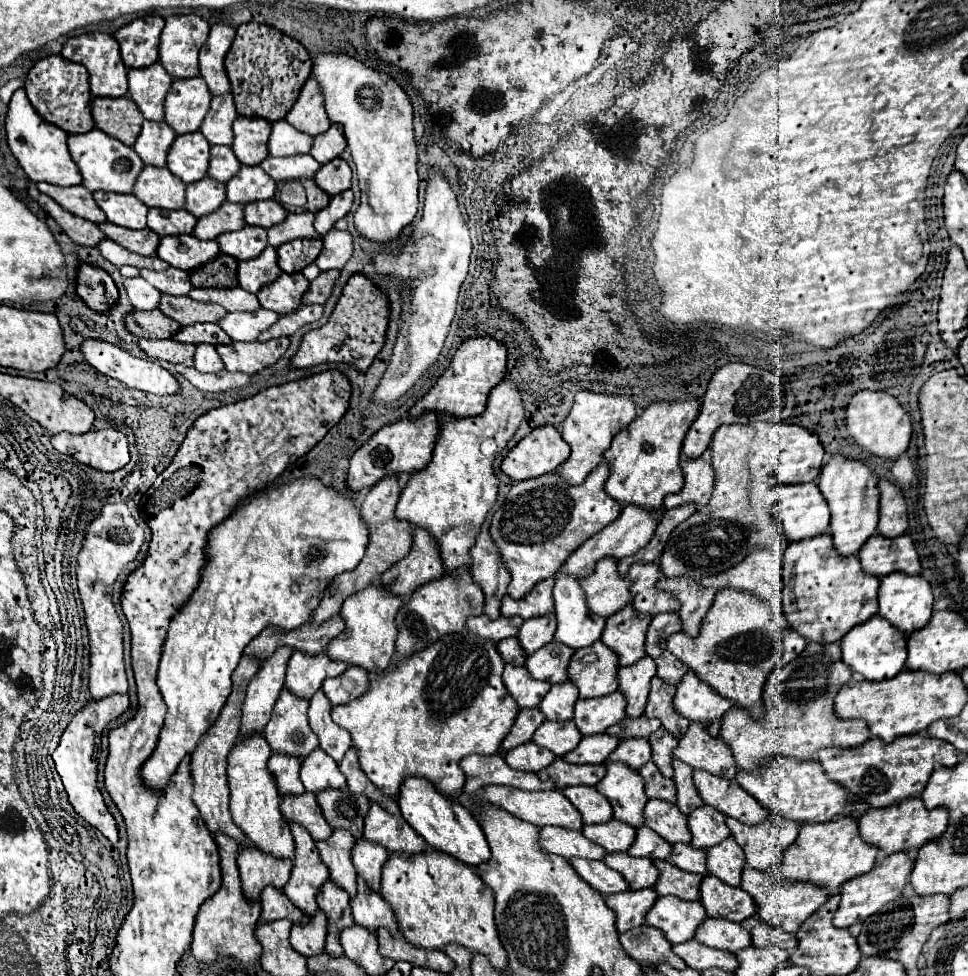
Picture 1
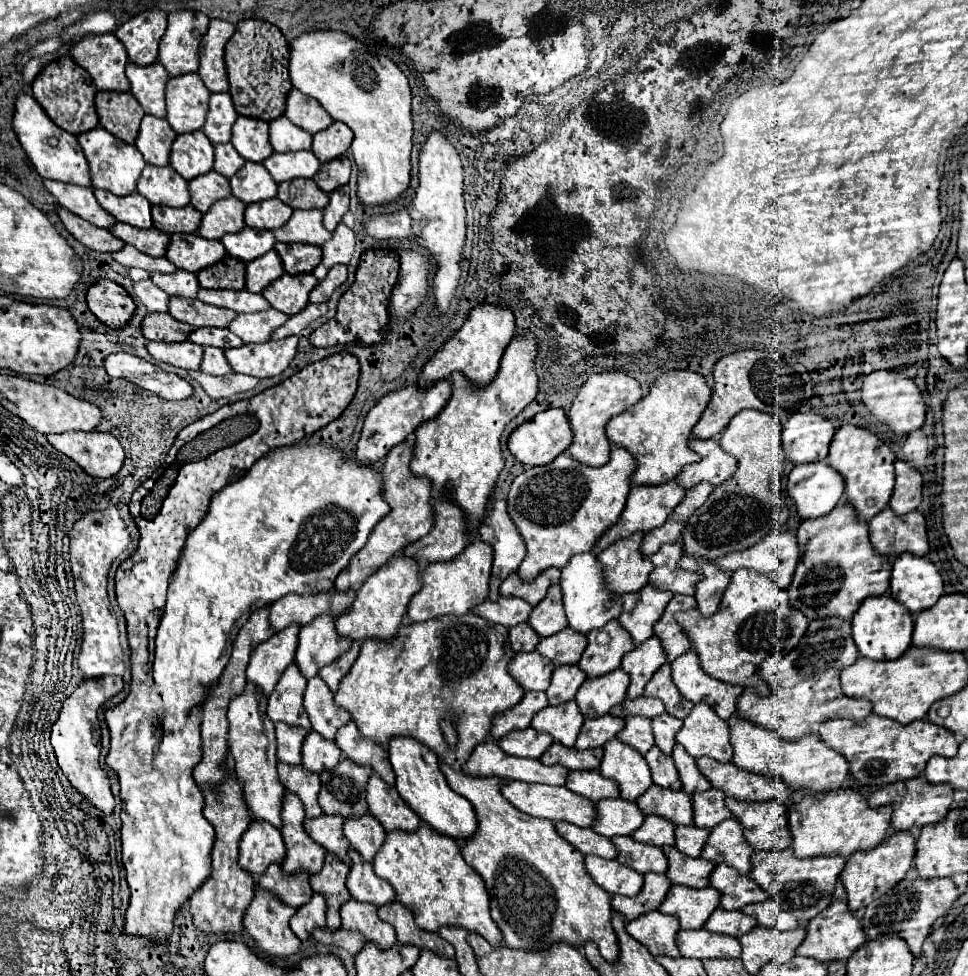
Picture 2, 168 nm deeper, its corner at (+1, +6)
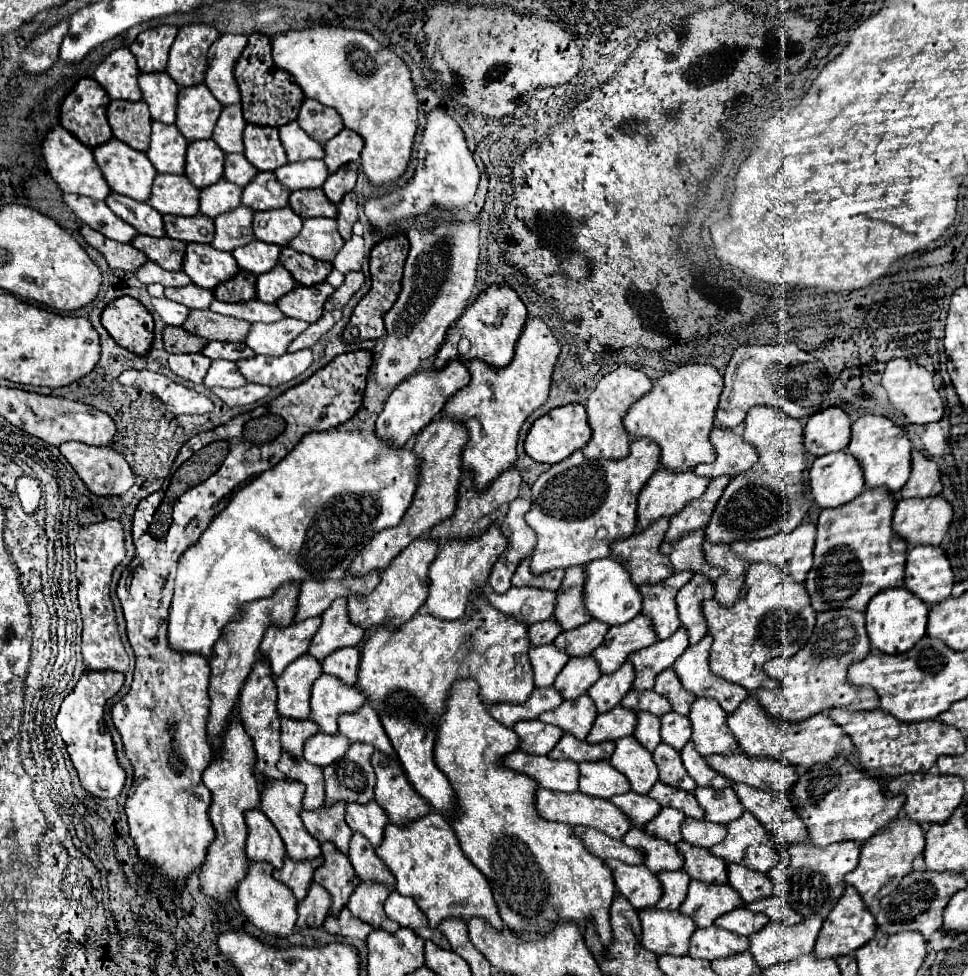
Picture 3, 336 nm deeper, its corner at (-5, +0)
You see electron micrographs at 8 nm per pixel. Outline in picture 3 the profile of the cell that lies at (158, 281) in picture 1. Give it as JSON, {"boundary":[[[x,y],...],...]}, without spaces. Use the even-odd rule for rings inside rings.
{"boundary":[[[189,284],[183,288],[165,288],[165,296],[191,310],[207,310],[209,304],[213,302],[213,296],[209,296],[209,290],[199,288],[195,284]]]}

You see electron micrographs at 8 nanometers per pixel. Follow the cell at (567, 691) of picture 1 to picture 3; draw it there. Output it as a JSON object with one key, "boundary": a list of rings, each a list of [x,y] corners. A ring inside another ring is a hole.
{"boundary":[[[593,656],[569,658],[565,668],[559,672],[555,680],[555,688],[561,692],[565,700],[575,700],[585,694],[601,676],[599,664]]]}

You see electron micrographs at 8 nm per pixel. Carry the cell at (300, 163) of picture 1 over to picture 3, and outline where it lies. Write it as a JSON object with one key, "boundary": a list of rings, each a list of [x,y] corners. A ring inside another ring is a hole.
{"boundary":[[[305,160],[305,162],[289,162],[277,168],[275,176],[289,190],[303,190],[303,188],[321,188],[329,176],[329,170],[323,160]]]}

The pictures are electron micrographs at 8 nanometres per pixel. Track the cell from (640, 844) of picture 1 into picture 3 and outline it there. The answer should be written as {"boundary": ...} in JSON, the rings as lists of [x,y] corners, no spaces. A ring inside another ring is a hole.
{"boundary":[[[663,806],[661,812],[649,820],[643,830],[647,830],[649,834],[653,836],[659,836],[671,844],[677,844],[681,840],[681,822],[683,822],[683,812],[675,810],[675,808],[669,808],[669,806]]]}

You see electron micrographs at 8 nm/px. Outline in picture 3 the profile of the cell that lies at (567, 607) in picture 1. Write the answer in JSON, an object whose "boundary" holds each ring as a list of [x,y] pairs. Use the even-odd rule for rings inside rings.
{"boundary":[[[603,558],[591,562],[589,566],[585,566],[585,570],[585,606],[595,620],[603,620],[609,626],[617,626],[629,622],[641,612],[641,594],[631,582],[629,570],[623,566],[623,562],[617,562],[615,558]]]}

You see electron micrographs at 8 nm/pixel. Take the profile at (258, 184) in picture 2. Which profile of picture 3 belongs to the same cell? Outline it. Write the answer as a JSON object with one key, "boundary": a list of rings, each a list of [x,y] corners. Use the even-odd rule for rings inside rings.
{"boundary":[[[259,172],[255,176],[255,180],[251,184],[245,186],[243,190],[243,198],[241,202],[247,206],[247,208],[253,208],[253,210],[275,210],[275,208],[285,208],[289,204],[289,194],[291,190],[289,188],[281,188],[281,190],[273,190],[271,184],[277,182],[275,174],[273,172]]]}

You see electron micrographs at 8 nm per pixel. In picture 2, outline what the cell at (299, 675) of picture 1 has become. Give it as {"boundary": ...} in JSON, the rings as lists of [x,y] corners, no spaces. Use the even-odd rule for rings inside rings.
{"boundary":[[[317,618],[317,622],[301,628],[295,664],[305,678],[317,676],[323,666],[333,664],[351,648],[351,640],[335,632],[333,618]]]}

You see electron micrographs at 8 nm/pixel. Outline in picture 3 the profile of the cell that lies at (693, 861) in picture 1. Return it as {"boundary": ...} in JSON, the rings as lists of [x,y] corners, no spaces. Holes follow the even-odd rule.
{"boundary":[[[685,818],[683,824],[681,824],[681,834],[687,842],[691,842],[695,846],[711,848],[725,838],[727,826],[725,824],[713,824],[713,822],[707,822],[707,820]]]}

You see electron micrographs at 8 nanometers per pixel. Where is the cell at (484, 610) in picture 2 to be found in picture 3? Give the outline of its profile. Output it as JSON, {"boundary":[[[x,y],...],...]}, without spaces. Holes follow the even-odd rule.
{"boundary":[[[511,586],[503,594],[489,592],[487,598],[497,610],[515,616],[521,622],[535,624],[541,620],[549,620],[553,616],[557,592],[531,588],[531,586],[521,586],[521,588]]]}

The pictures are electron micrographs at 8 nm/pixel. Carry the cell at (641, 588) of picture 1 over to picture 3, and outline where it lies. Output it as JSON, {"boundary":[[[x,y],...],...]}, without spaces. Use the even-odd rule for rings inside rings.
{"boundary":[[[705,528],[691,530],[675,542],[665,542],[661,546],[661,552],[669,556],[677,572],[693,570],[693,572],[703,572],[709,580],[717,580],[723,574],[723,568],[713,568],[707,562],[703,554],[703,540],[705,540]]]}

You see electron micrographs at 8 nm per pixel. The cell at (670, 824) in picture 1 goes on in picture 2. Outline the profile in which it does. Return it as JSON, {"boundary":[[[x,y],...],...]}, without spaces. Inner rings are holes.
{"boundary":[[[653,784],[639,800],[637,806],[645,816],[655,814],[661,816],[675,826],[691,826],[693,810],[691,810],[691,796],[683,790],[665,790]]]}

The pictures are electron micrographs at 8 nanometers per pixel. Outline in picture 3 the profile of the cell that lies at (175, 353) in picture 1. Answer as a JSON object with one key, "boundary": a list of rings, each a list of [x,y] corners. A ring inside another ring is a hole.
{"boundary":[[[201,352],[199,354],[171,354],[169,356],[169,368],[173,374],[177,374],[183,380],[191,382],[203,382],[211,360],[207,360]]]}

